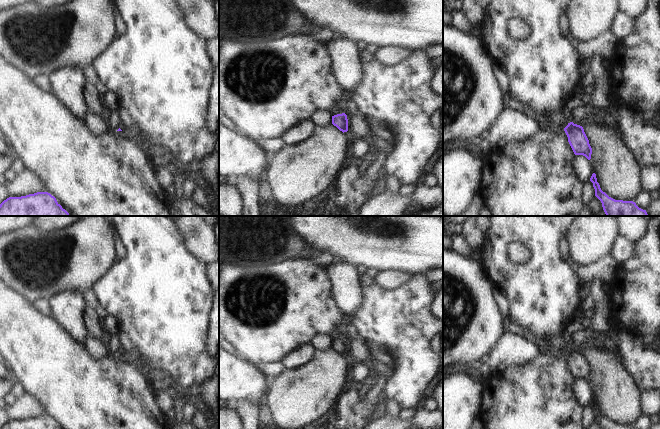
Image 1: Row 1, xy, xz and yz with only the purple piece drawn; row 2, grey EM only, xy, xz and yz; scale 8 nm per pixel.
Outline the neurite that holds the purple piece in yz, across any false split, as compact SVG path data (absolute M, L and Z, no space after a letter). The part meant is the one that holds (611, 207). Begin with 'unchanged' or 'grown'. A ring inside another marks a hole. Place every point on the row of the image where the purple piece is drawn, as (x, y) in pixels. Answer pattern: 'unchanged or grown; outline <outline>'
unchanged; outline M593 173L590 181L595 189L595 196L601 201L606 216L649 216L646 210L639 208L633 201L615 200L609 197L600 188L596 174Z

